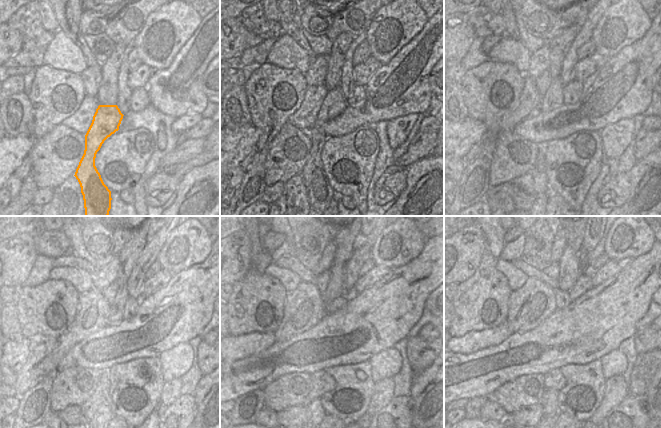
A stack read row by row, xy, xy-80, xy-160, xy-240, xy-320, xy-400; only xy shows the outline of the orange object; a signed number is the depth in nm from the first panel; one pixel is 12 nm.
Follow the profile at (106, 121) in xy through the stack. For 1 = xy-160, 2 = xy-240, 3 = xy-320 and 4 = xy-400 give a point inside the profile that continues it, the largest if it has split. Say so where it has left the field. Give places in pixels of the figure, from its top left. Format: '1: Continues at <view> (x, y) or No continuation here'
1: Continues at xy-160 (555, 90)
2: Continues at xy-240 (111, 292)
3: Continues at xy-320 (338, 285)
4: Continues at xy-400 (570, 270).

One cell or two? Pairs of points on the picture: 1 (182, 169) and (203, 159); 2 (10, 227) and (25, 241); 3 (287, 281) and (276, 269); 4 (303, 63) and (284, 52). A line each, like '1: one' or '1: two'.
1: one
2: two
3: one
4: one

